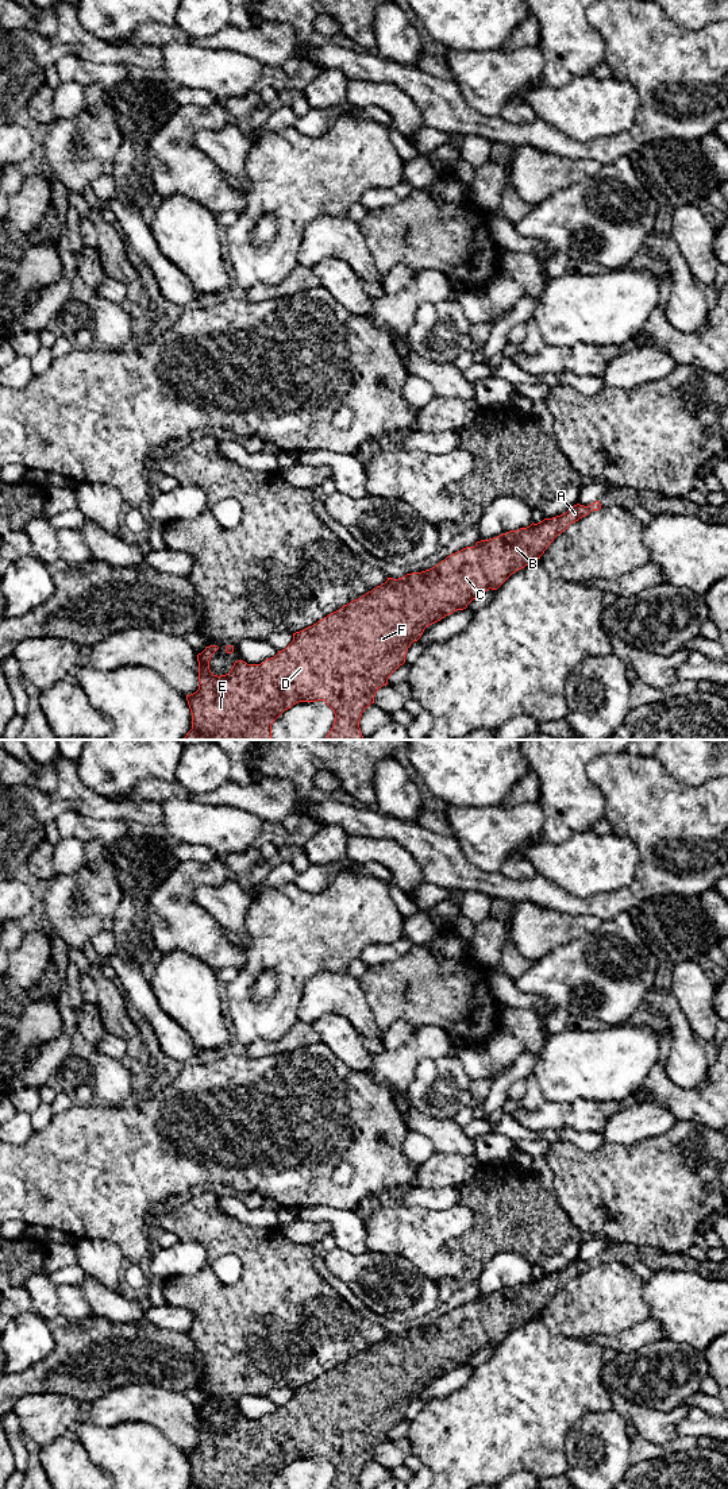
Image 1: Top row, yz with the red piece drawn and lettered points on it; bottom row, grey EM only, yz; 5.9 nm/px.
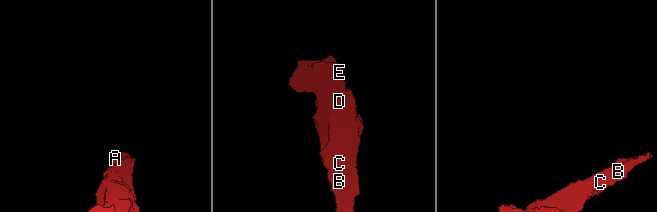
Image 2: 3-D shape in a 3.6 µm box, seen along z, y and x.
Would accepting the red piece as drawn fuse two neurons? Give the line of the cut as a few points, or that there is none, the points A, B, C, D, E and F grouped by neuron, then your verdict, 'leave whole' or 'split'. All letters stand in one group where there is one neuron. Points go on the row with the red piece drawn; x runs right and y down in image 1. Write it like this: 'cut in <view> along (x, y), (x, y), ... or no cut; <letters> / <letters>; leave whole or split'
no cut; A B C D E F; leave whole

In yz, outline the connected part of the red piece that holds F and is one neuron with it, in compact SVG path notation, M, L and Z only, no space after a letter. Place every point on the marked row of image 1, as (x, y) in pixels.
M600 501L589 506L577 504L561 516L477 541L430 570L398 579L388 578L361 598L293 633L293 641L285 649L261 664L238 660L228 674L217 676L211 672L209 660L219 647L207 647L197 655L199 690L186 695L192 729L184 740L273 740L271 725L285 710L298 702L317 701L324 701L335 714L324 740L362 740L362 713L374 703L375 693L388 684L389 676L405 663L408 648L427 626L466 609L489 589L497 590L512 574L540 559L570 524L600 509Z

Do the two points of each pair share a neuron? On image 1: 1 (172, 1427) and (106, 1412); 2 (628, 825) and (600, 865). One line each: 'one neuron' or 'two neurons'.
1: one neuron
2: two neurons

